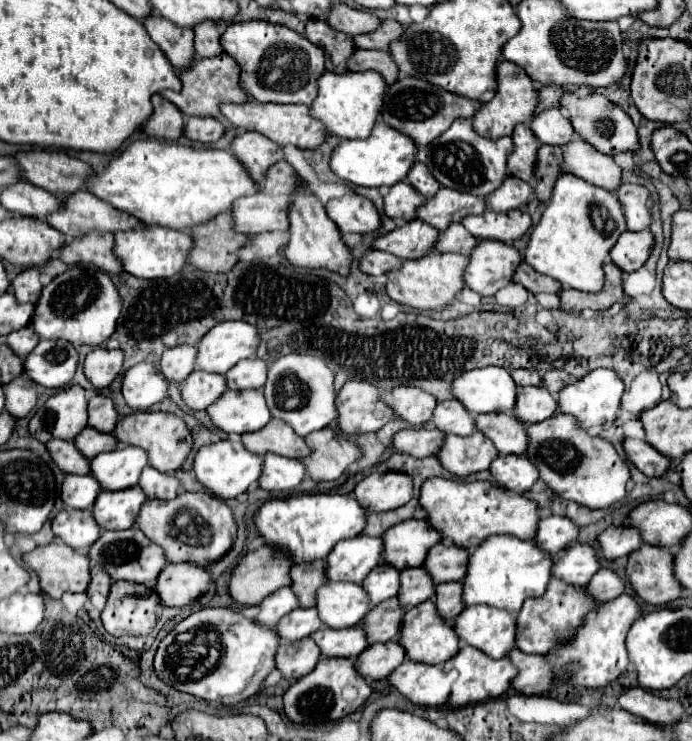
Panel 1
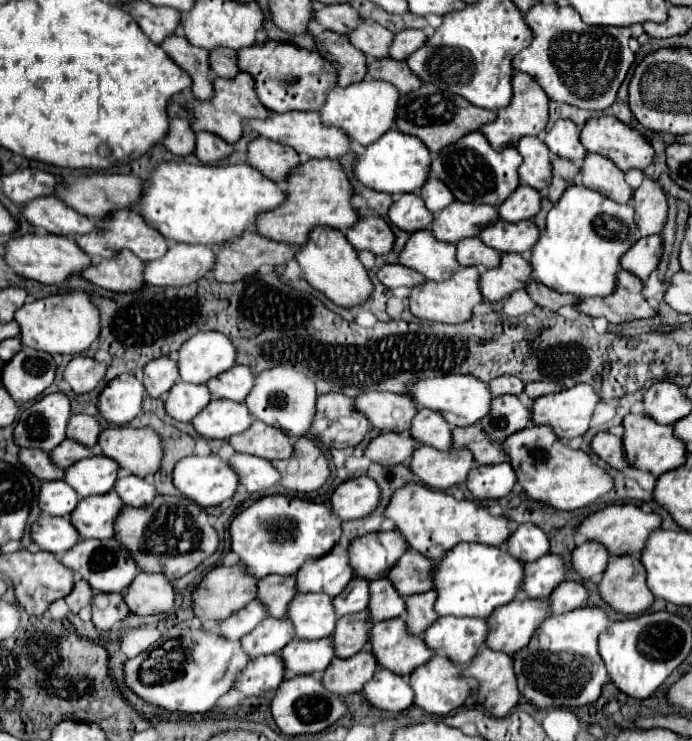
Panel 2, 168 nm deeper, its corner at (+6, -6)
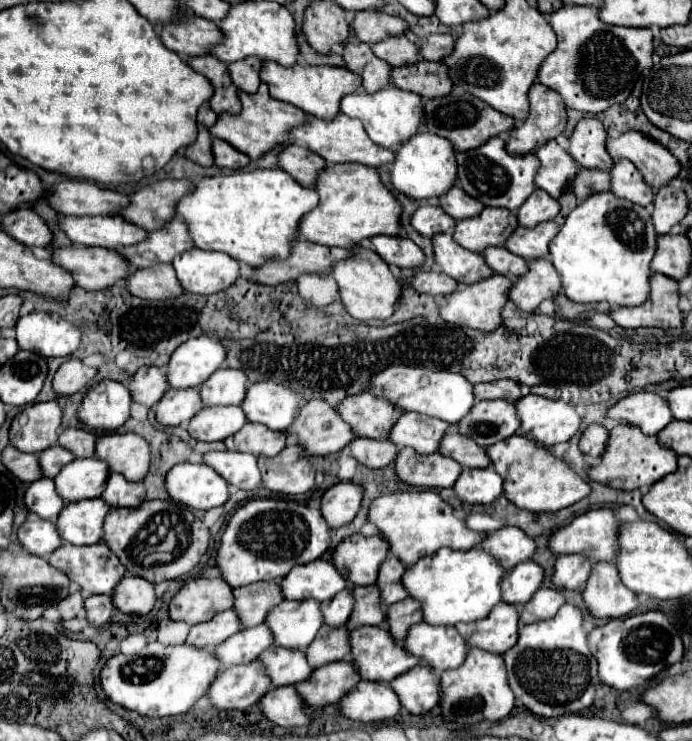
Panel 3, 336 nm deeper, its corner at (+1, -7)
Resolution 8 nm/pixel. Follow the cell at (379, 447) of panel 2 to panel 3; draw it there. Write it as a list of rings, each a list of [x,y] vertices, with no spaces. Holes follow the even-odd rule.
[[[356,437],[348,447],[352,457],[370,469],[382,469],[392,465],[398,453],[398,447],[392,445],[392,441],[374,441],[366,437]]]

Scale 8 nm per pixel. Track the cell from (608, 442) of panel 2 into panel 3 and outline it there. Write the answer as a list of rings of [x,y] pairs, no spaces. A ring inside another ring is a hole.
[[[590,425],[580,439],[580,451],[592,459],[600,459],[608,441],[608,429],[602,425]]]

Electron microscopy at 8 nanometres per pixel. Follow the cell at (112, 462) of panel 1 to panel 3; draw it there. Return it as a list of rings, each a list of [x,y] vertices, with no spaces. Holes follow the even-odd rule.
[[[96,457],[90,459],[74,459],[68,463],[56,477],[56,491],[64,497],[64,503],[96,499],[104,493],[104,485],[108,481],[108,463]]]

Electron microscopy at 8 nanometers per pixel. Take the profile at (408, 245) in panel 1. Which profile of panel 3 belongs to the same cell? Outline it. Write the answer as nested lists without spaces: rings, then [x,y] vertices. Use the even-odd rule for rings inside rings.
[[[452,231],[434,235],[432,247],[436,265],[458,283],[476,283],[480,281],[480,277],[492,275],[492,269],[482,261],[480,253],[472,253],[456,245],[456,241],[452,239]]]

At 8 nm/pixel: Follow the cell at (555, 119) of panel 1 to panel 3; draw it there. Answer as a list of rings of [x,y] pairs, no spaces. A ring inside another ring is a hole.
[[[584,117],[570,133],[568,153],[586,169],[610,169],[612,157],[606,153],[606,131],[594,117]]]

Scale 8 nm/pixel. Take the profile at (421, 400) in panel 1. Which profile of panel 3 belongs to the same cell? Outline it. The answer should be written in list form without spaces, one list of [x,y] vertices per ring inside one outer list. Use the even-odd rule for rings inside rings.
[[[368,391],[346,397],[338,405],[338,411],[342,419],[352,425],[358,437],[372,439],[388,439],[390,425],[394,425],[396,417],[404,413],[390,401],[380,401],[380,397],[372,397],[372,393]]]

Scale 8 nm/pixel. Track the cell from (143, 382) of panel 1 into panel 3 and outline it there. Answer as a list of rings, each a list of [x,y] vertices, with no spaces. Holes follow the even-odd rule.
[[[100,381],[92,385],[78,407],[78,419],[94,429],[118,429],[130,417],[134,399],[126,385],[118,381]]]

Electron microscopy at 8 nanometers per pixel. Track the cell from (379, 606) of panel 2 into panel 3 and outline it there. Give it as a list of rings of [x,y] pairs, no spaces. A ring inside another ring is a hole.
[[[376,585],[354,587],[354,597],[356,597],[356,605],[354,605],[354,611],[346,623],[348,629],[384,623],[386,607],[380,607],[380,589],[376,589]]]

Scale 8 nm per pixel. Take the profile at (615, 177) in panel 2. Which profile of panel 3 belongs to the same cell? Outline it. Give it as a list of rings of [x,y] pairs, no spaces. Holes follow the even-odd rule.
[[[626,159],[614,161],[610,169],[612,181],[610,181],[610,191],[616,197],[628,199],[632,203],[648,207],[650,201],[654,199],[654,189],[648,187],[640,175],[640,171]]]

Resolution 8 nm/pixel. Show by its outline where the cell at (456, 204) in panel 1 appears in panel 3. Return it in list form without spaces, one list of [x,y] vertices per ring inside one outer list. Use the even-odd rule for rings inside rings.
[[[484,207],[480,215],[456,221],[454,241],[468,251],[504,245],[516,225],[516,213],[500,207]]]

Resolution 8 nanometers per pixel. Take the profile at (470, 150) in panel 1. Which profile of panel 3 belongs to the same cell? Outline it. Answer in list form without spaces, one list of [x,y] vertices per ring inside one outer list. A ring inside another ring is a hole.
[[[492,137],[476,149],[456,153],[458,161],[458,183],[460,187],[486,207],[504,207],[518,211],[518,207],[534,191],[534,175],[538,171],[538,159],[534,153],[510,155],[504,149],[502,137]]]

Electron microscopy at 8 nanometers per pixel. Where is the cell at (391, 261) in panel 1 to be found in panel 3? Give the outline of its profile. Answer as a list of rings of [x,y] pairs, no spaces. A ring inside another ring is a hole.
[[[416,271],[414,277],[410,279],[410,285],[418,291],[418,293],[428,293],[434,297],[440,295],[448,295],[456,289],[456,281],[444,273],[436,273],[436,271]]]

